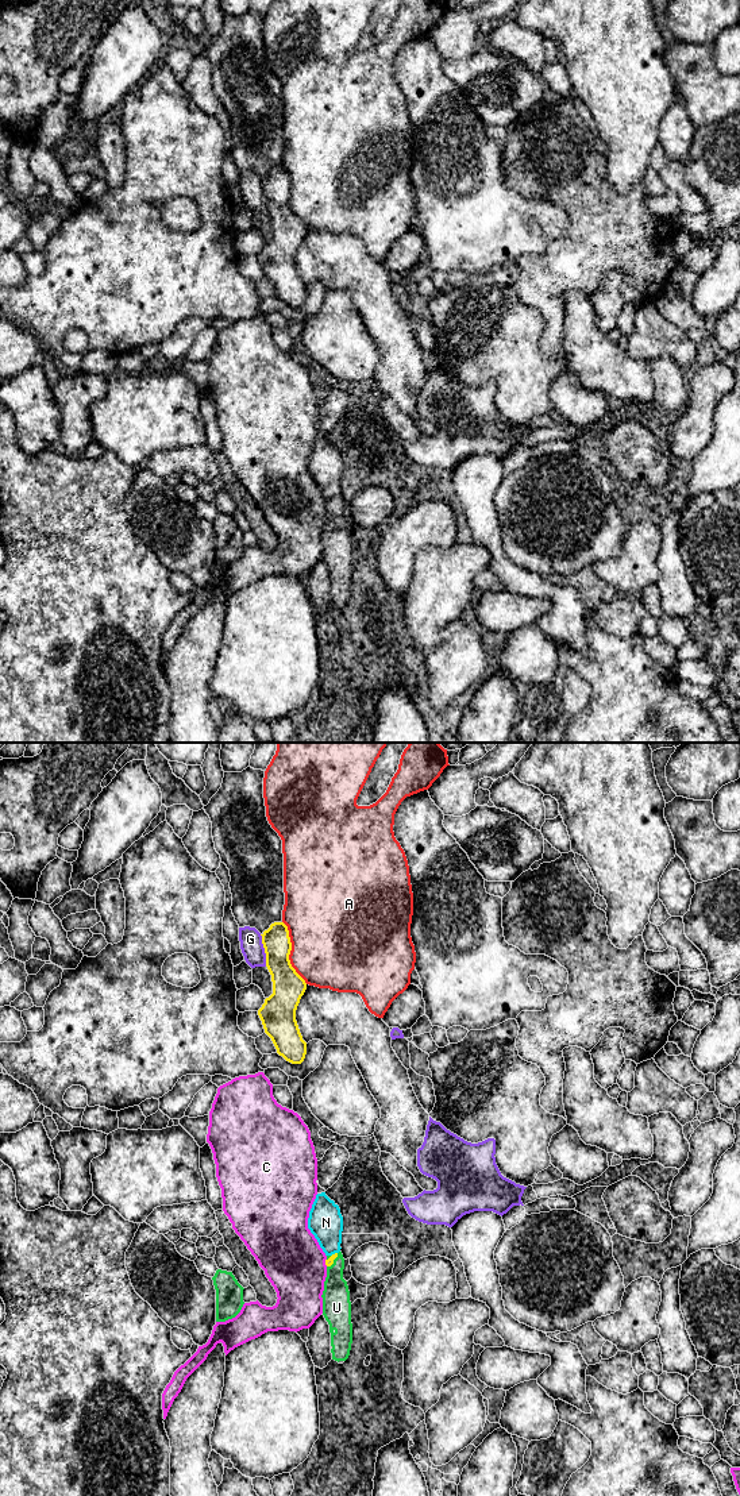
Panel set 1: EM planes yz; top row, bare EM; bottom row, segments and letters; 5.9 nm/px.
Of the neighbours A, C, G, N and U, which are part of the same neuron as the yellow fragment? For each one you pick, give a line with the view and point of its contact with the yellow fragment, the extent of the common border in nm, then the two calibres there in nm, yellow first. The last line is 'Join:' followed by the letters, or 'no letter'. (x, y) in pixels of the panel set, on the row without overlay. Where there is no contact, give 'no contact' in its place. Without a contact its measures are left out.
U: meets yellow in yz at (332, 505); contact 110 nm long; 50 nm thick on the yellow side, 160 nm on the other
Join: U

